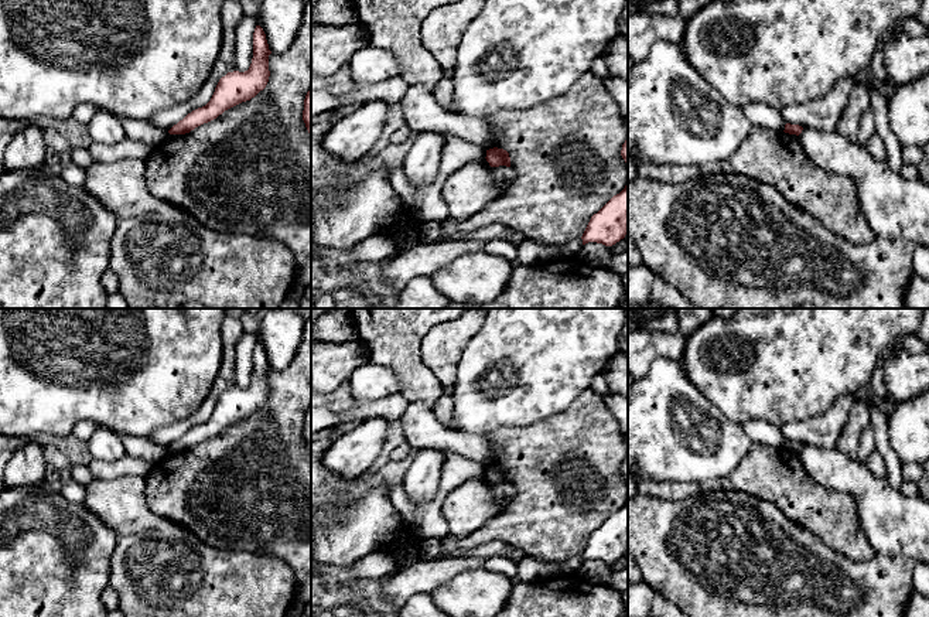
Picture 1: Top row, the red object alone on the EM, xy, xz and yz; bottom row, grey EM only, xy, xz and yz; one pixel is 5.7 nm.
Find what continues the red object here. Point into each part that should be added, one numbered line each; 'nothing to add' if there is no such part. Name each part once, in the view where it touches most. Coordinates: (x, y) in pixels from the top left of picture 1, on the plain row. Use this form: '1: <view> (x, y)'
nothing to add

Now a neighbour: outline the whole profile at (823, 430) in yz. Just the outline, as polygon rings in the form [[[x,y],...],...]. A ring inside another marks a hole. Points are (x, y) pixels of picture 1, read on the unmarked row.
[[[843,395],[824,413],[792,422],[781,427],[786,440],[824,449],[837,449],[855,396]]]

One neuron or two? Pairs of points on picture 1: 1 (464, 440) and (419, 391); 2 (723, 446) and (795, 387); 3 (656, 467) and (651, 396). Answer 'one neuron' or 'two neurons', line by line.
1: two neurons
2: two neurons
3: one neuron

